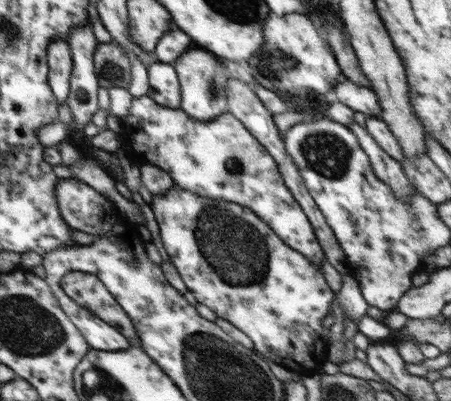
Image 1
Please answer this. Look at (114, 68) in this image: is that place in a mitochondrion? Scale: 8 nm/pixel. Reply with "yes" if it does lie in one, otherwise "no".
yes

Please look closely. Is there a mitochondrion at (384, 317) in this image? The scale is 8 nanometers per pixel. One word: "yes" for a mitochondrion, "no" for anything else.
no

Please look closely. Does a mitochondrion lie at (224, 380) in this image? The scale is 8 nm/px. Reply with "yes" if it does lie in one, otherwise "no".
yes

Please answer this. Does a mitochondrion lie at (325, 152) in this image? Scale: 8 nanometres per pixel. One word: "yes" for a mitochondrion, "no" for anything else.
yes

